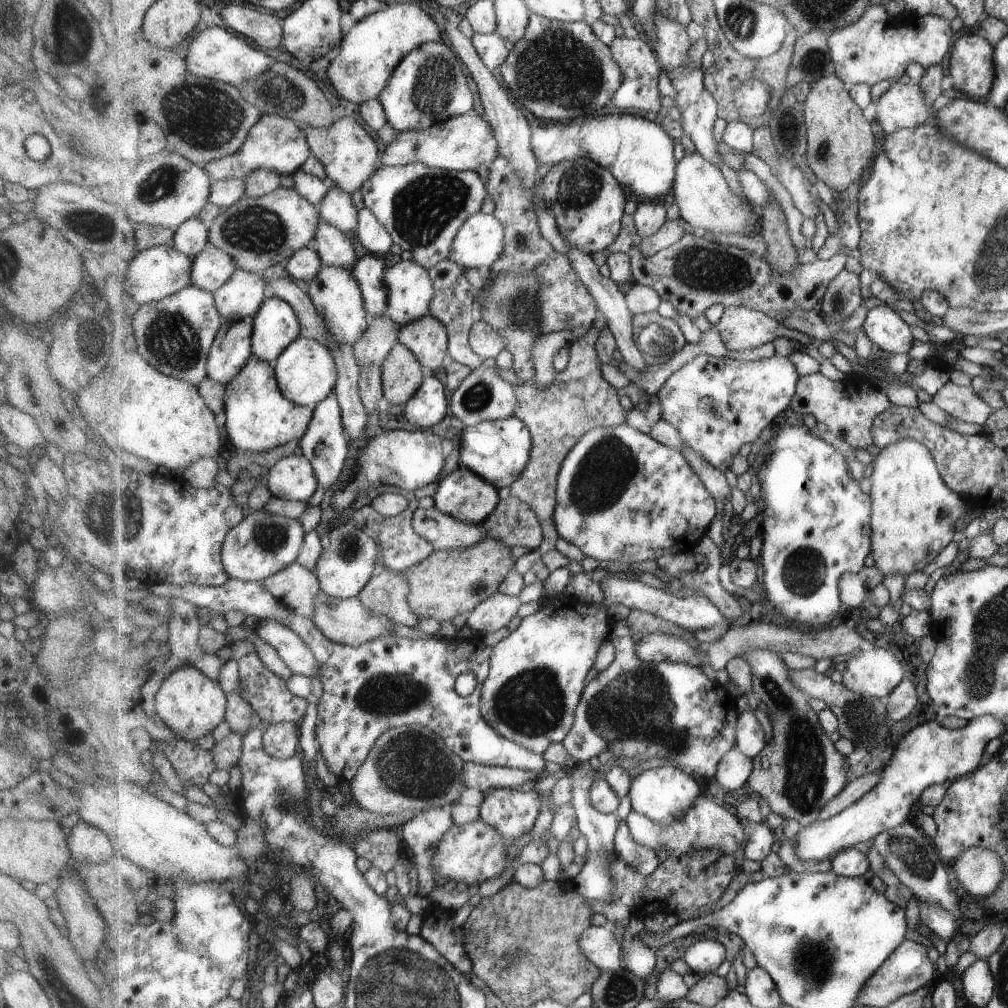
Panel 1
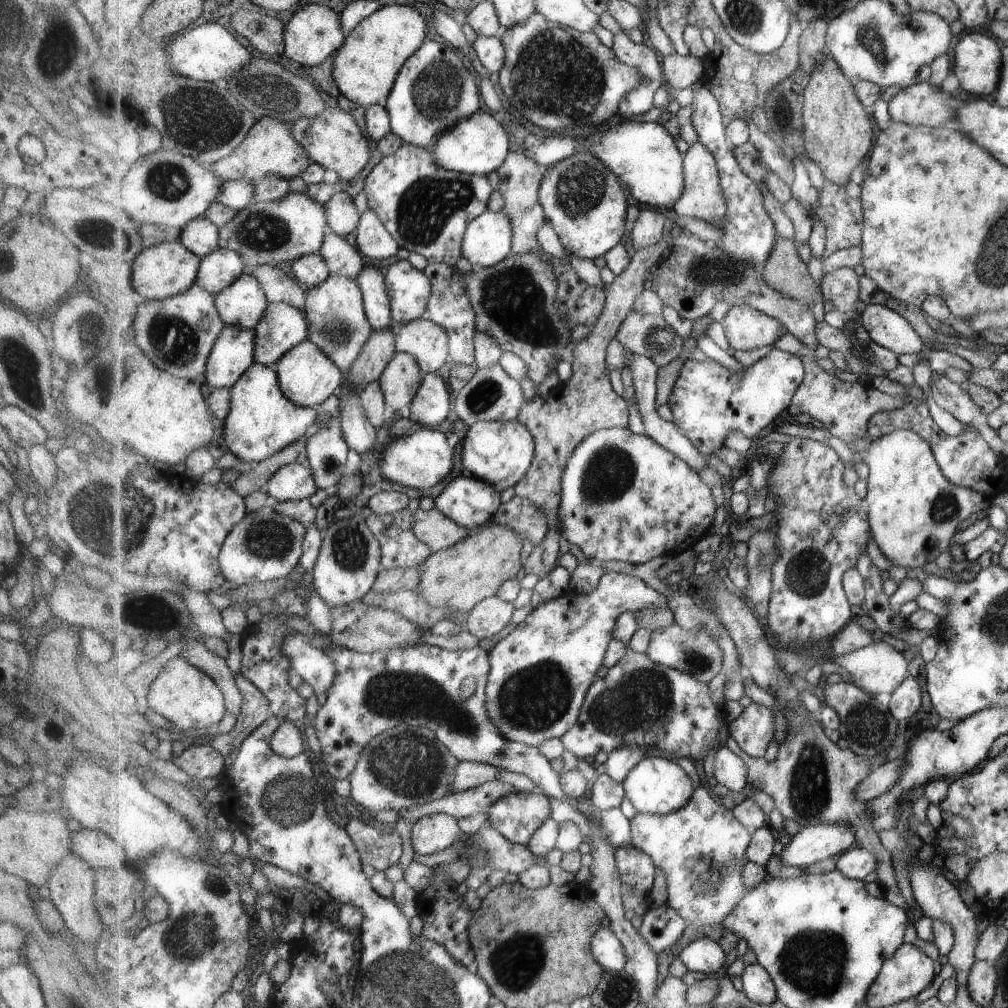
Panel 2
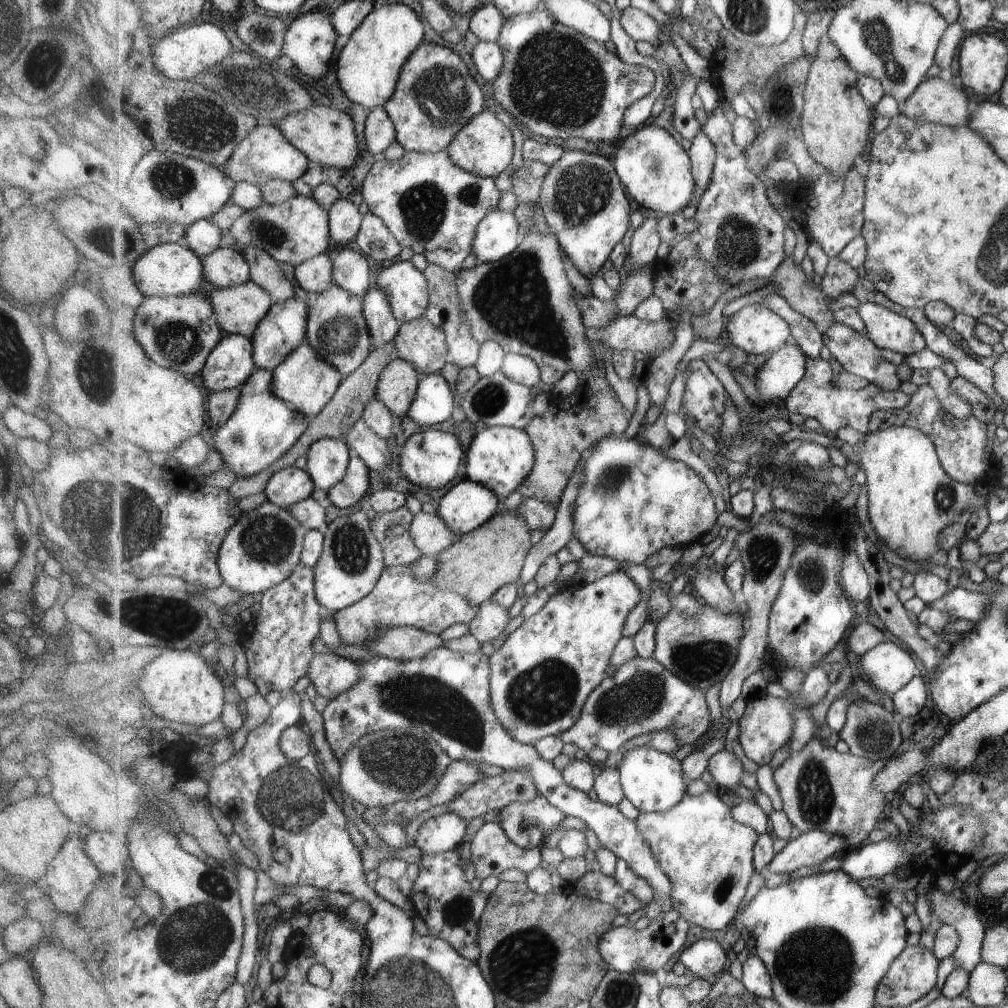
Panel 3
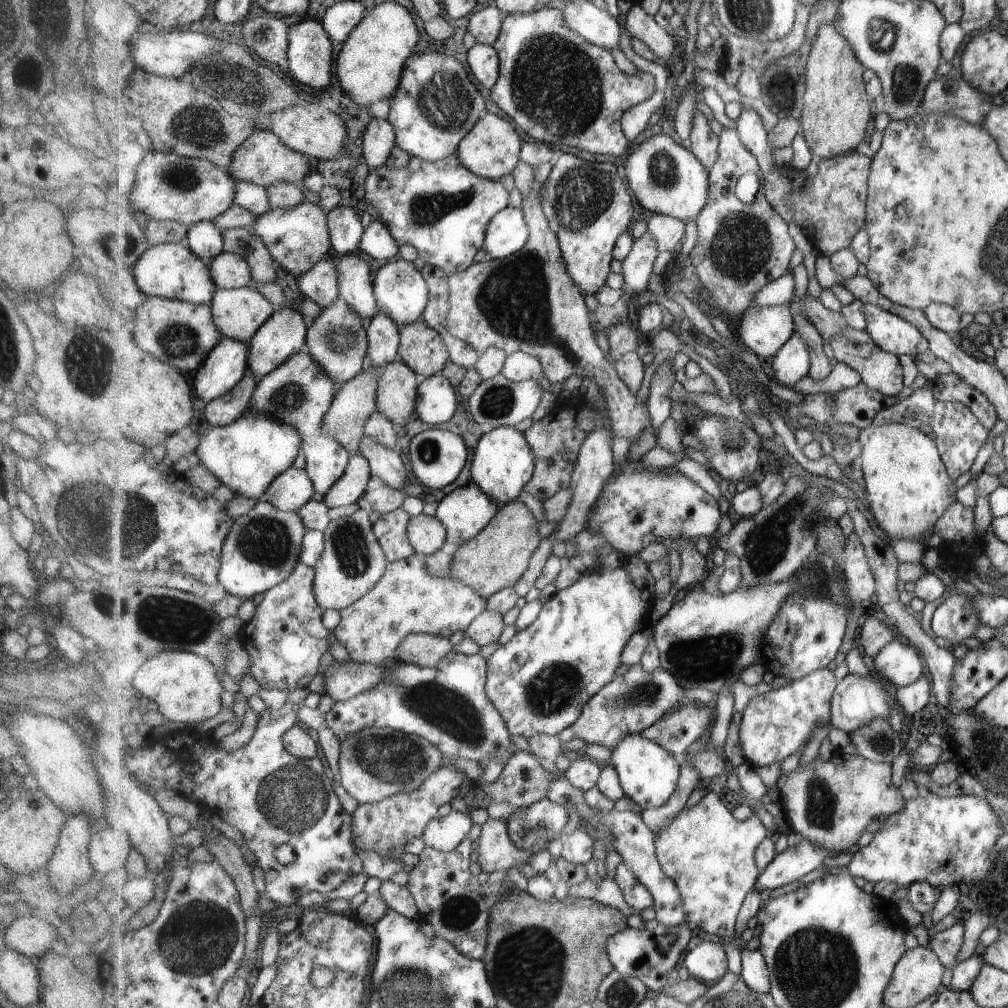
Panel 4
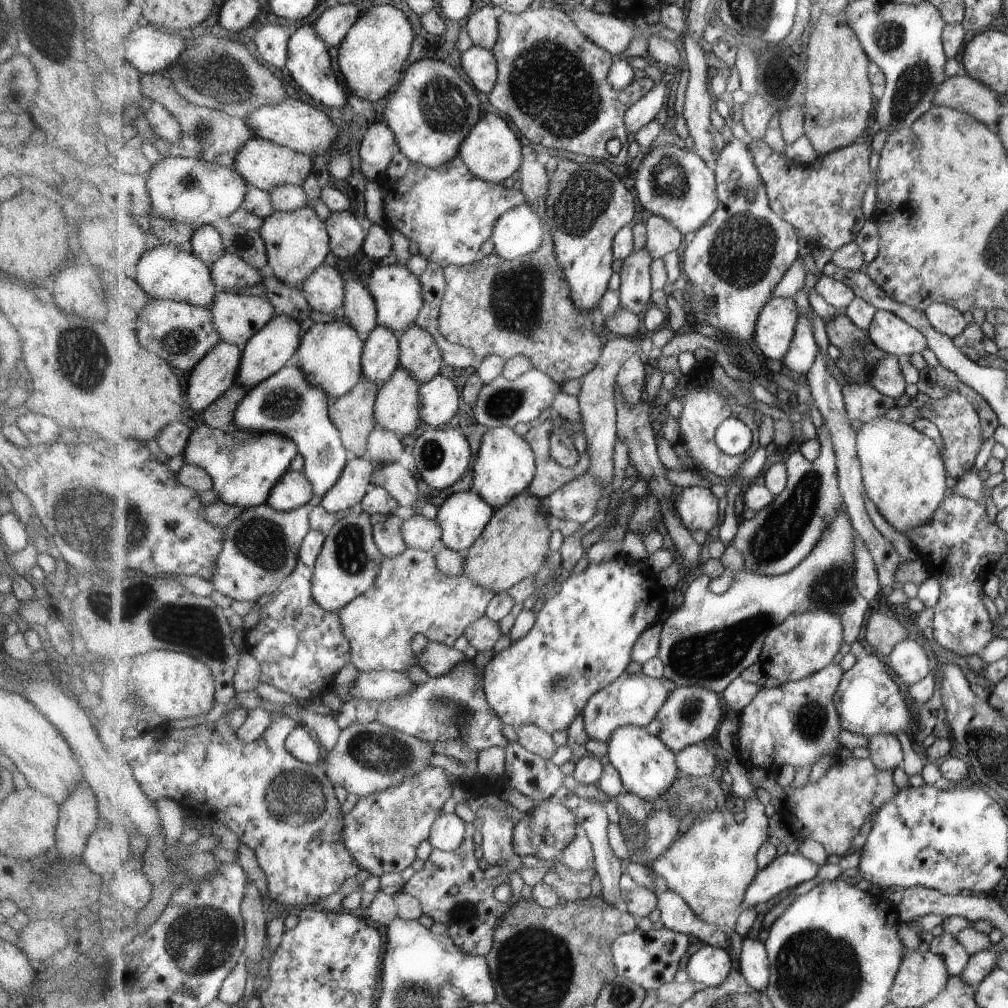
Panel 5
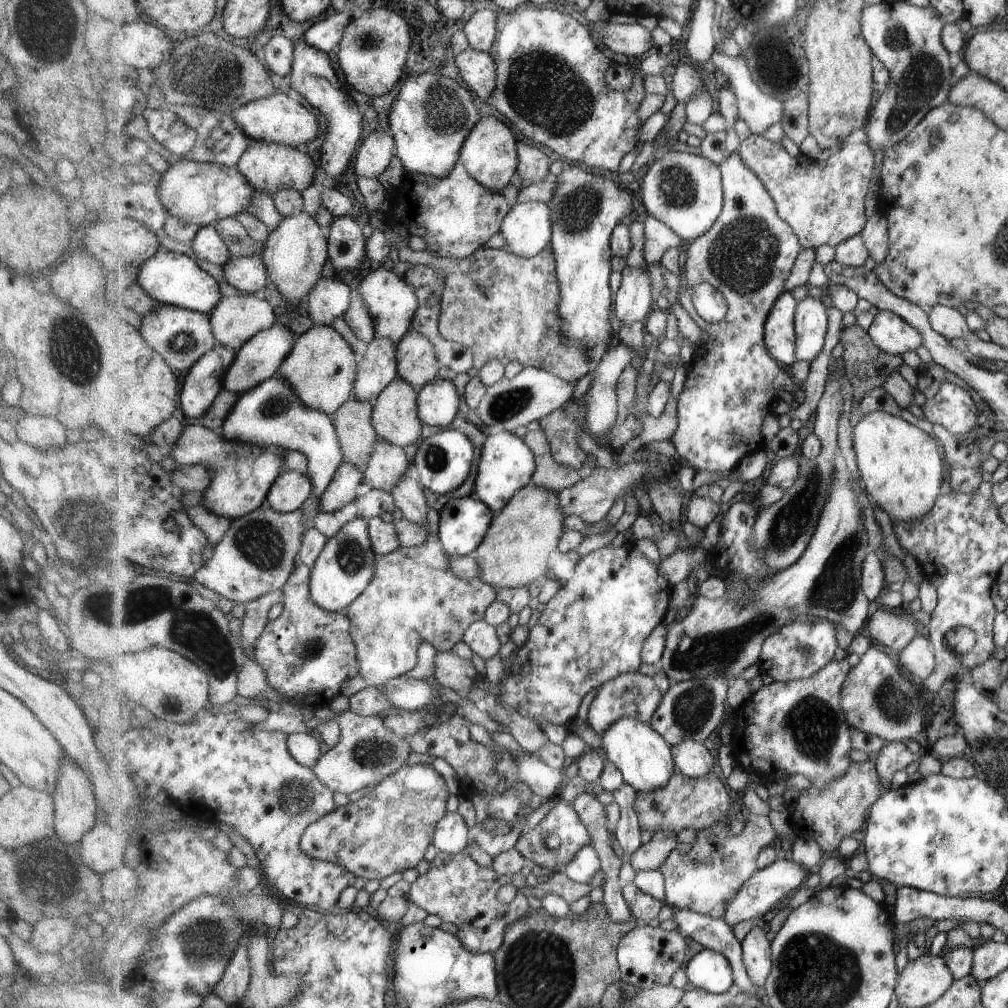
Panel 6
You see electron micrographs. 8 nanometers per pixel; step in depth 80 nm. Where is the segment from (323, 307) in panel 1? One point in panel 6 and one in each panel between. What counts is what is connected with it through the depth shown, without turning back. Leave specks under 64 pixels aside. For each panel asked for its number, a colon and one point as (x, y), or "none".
2: (339, 325)
3: (337, 326)
4: (337, 338)
5: (331, 354)
6: (322, 368)

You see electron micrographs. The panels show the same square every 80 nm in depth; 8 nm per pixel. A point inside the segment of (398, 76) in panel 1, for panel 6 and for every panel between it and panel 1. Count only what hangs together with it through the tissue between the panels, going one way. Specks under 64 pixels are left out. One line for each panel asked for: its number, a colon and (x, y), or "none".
2: (435, 91)
3: (437, 96)
4: (436, 105)
5: (432, 109)
6: (432, 115)

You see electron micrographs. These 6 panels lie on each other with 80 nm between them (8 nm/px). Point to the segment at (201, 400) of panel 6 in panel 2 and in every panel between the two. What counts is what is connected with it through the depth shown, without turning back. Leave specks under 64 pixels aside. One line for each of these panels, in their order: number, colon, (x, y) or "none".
2: (232, 357)
3: (230, 364)
4: (227, 364)
5: (218, 372)

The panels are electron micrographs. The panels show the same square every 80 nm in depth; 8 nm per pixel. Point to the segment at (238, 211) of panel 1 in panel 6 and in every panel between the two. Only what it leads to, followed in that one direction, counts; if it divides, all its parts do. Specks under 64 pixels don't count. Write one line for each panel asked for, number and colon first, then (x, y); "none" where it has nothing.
2: (285, 230)
3: (294, 231)
4: (298, 238)
5: (297, 242)
6: (295, 254)

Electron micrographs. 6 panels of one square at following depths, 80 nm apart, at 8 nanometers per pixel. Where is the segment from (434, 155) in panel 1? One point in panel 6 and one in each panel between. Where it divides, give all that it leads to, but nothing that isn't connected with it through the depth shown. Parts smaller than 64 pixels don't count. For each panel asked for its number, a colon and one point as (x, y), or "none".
2: (479, 145)
3: (484, 147)
4: (492, 148)
5: (492, 151)
6: (490, 153)

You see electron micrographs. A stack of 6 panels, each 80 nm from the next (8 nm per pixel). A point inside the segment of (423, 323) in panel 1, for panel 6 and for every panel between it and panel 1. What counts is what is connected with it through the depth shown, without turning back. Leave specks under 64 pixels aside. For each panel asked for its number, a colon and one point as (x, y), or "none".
2: (429, 343)
3: (423, 343)
4: (423, 348)
5: (420, 353)
6: (418, 363)

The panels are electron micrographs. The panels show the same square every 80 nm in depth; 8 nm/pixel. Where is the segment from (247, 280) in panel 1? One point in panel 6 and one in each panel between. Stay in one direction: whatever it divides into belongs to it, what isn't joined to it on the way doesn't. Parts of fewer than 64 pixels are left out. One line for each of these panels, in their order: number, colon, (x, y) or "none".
2: (242, 305)
3: (240, 309)
4: (239, 313)
5: (238, 317)
6: (236, 319)

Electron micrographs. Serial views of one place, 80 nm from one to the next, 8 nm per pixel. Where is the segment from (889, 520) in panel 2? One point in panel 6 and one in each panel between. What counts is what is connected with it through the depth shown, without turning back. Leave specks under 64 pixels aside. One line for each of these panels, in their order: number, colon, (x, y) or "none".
3: (911, 498)
4: (909, 488)
5: (904, 473)
6: (902, 468)

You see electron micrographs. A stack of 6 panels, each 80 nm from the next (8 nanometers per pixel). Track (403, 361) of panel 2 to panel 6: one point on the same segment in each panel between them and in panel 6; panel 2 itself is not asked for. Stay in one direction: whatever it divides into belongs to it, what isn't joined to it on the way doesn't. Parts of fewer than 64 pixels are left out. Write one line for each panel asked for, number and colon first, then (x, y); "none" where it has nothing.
3: (398, 385)
4: (398, 394)
5: (398, 404)
6: (396, 418)

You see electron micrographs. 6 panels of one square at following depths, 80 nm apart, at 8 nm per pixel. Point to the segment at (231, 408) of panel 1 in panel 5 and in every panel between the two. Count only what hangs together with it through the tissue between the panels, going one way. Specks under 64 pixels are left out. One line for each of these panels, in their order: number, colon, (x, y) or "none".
2: (263, 422)
3: (263, 429)
4: (249, 454)
5: (244, 466)

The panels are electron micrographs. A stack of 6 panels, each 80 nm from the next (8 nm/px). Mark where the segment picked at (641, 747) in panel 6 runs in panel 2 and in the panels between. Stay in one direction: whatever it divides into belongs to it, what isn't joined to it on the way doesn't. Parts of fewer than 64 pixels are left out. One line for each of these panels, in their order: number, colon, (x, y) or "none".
2: (656, 785)
3: (654, 782)
4: (649, 774)
5: (648, 767)

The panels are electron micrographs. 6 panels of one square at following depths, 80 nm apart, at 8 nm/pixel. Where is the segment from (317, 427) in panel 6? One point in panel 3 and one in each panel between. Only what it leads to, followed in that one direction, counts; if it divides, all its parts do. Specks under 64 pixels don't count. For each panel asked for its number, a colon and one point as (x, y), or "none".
3: (304, 380)
4: (300, 391)
5: (289, 403)

